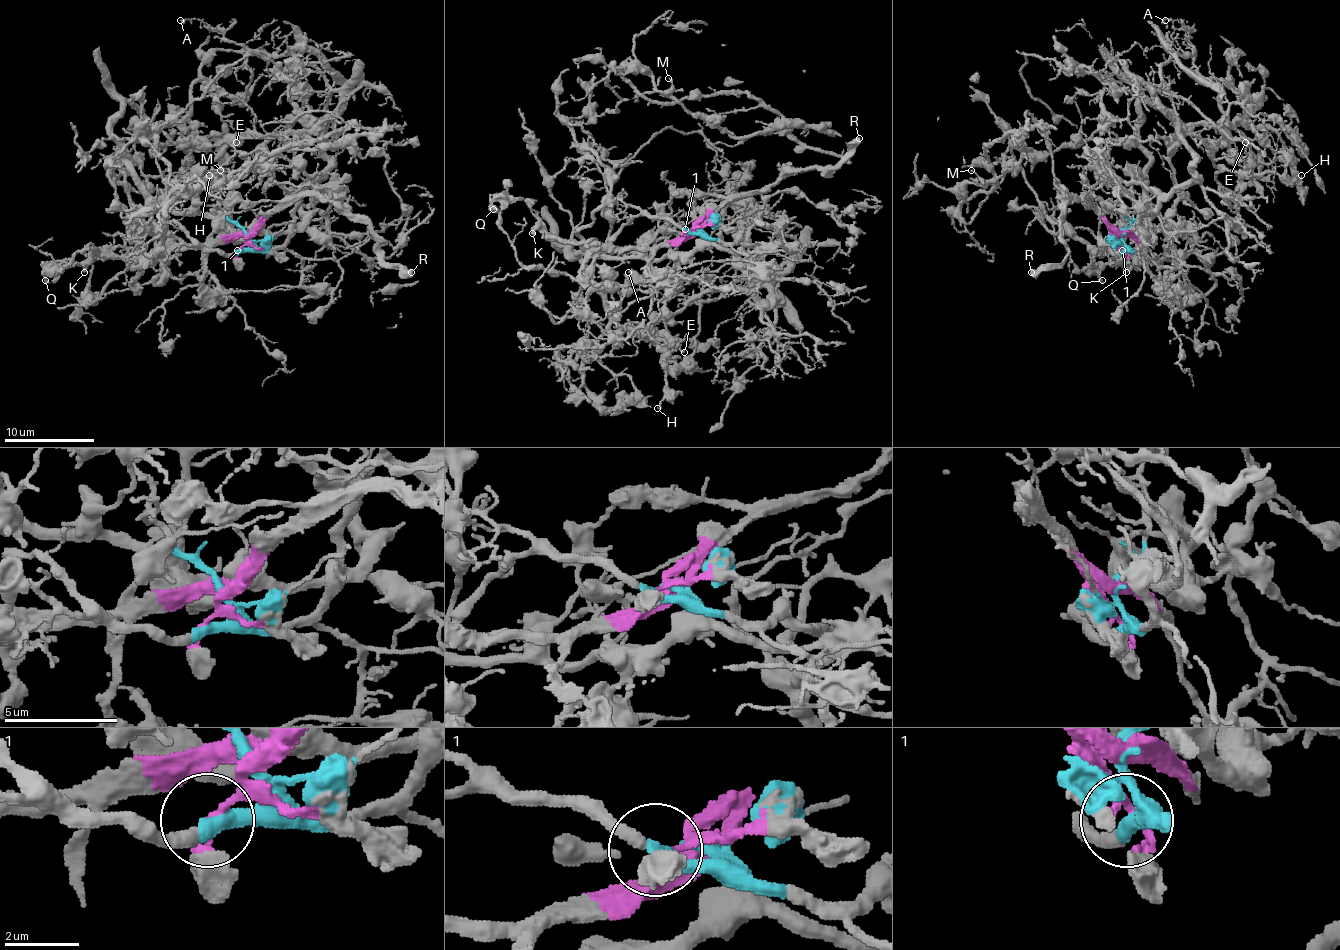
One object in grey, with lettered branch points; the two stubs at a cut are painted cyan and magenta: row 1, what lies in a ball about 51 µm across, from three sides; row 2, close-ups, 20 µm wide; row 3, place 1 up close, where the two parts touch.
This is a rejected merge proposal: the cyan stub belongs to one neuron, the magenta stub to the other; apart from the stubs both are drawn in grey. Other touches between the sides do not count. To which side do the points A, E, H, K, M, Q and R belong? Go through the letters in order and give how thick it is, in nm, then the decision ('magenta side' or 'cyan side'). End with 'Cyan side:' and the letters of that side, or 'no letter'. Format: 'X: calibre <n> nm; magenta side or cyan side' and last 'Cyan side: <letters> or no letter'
A: calibre 160 nm; cyan side
E: calibre 180 nm; cyan side
H: calibre 90 nm; cyan side
K: calibre 240 nm; magenta side
M: calibre 120 nm; cyan side
Q: calibre 220 nm; magenta side
R: calibre 600 nm; magenta side
Cyan side: A, E, H, M

